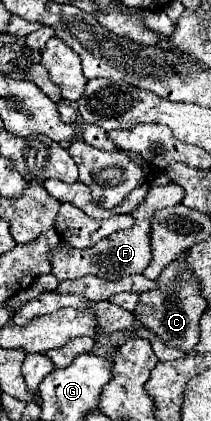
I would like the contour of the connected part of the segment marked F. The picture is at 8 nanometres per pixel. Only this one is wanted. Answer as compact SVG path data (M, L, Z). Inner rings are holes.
M170 182L166 186L150 186L146 198L130 212L130 216L134 218L132 228L114 232L90 248L74 248L74 246L60 242L60 246L54 252L48 252L52 274L58 280L76 280L86 274L94 274L94 276L106 278L106 280L116 280L116 278L124 278L130 274L142 274L144 268L148 266L148 260L152 258L152 252L148 246L150 218L154 216L156 210L160 210L164 206L178 206L182 202L182 198L184 198L184 188L174 182Z

